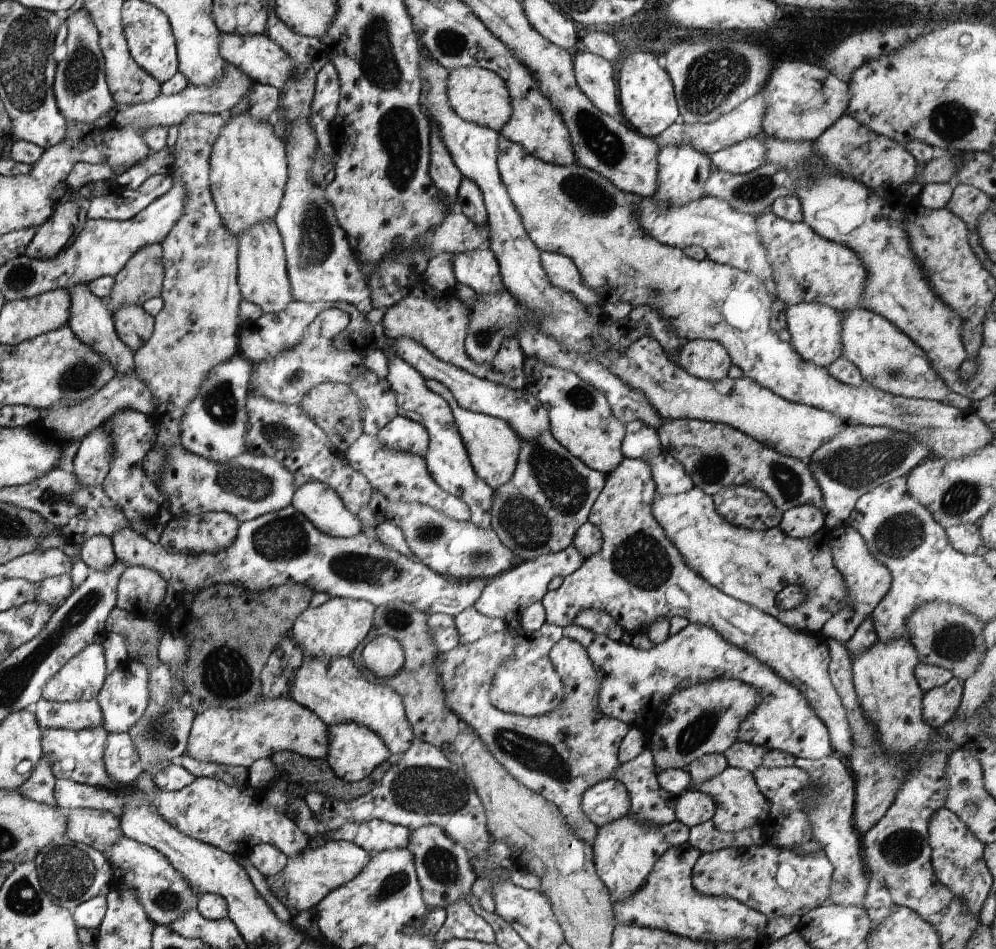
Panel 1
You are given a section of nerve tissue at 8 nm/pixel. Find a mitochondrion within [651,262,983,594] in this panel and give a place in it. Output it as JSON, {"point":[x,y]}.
{"point":[854,466]}

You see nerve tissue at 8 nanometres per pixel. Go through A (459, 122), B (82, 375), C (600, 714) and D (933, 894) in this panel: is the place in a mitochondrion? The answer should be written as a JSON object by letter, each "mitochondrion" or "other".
{"A":"other","B":"mitochondrion","C":"other","D":"other"}

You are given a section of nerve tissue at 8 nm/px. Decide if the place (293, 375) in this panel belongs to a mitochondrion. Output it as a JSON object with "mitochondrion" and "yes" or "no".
{"mitochondrion":"yes"}

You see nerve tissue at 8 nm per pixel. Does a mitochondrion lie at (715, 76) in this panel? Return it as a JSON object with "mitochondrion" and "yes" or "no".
{"mitochondrion":"yes"}

